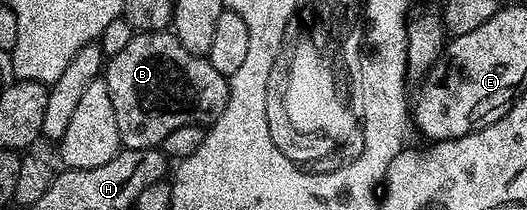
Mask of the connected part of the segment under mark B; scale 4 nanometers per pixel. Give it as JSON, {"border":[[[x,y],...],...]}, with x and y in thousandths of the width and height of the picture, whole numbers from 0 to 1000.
{"border":[[[262,148],[254,157],[249,195],[241,195],[237,229],[228,252],[218,252],[201,295],[195,324],[195,371],[203,405],[203,443],[211,443],[211,500],[218,500],[218,576],[226,576],[231,705],[247,719],[281,719],[296,705],[313,667],[317,633],[326,633],[330,614],[340,614],[343,595],[362,595],[364,586],[376,595],[402,590],[404,571],[414,567],[427,533],[427,505],[435,476],[433,371],[423,348],[416,348],[416,329],[408,329],[408,310],[400,310],[395,276],[370,252],[355,252],[355,233],[347,233],[347,214],[338,195],[334,167],[321,148]]]}

